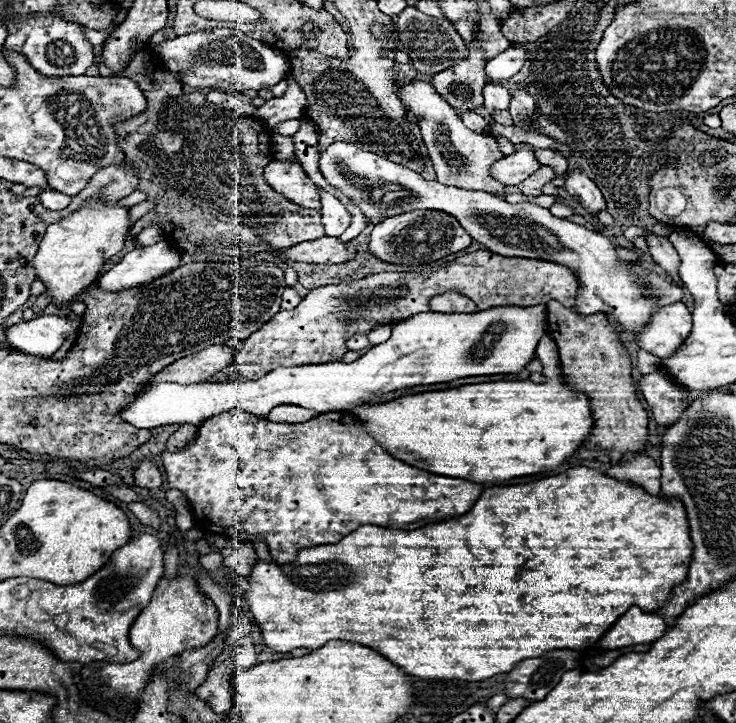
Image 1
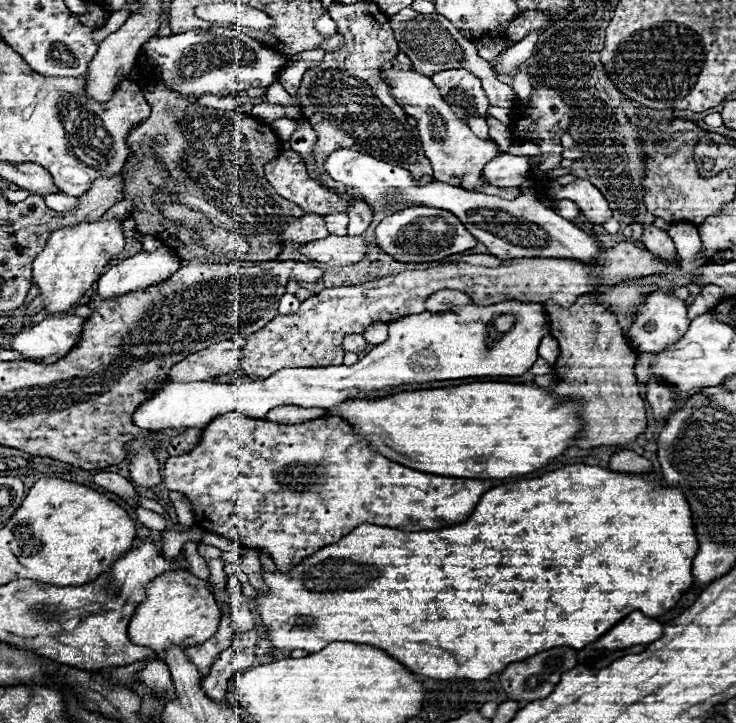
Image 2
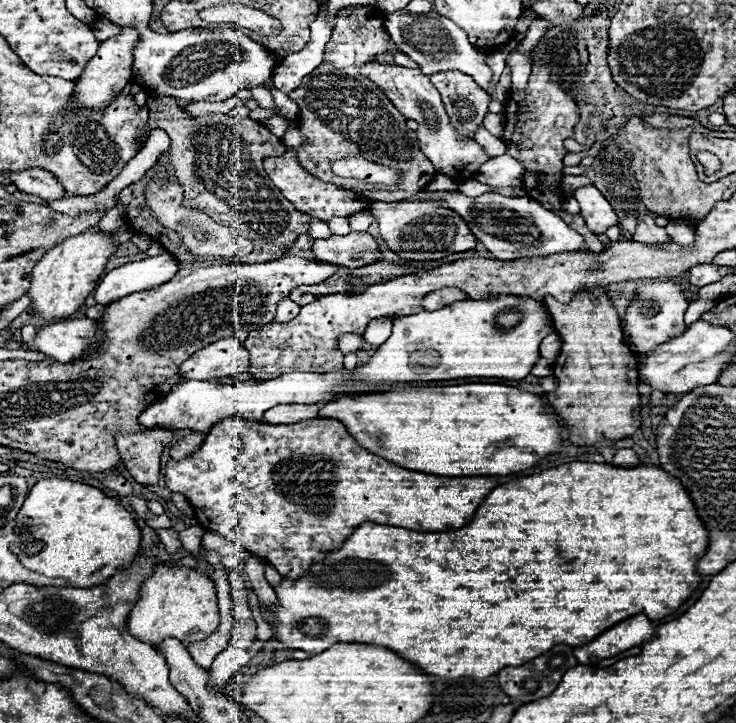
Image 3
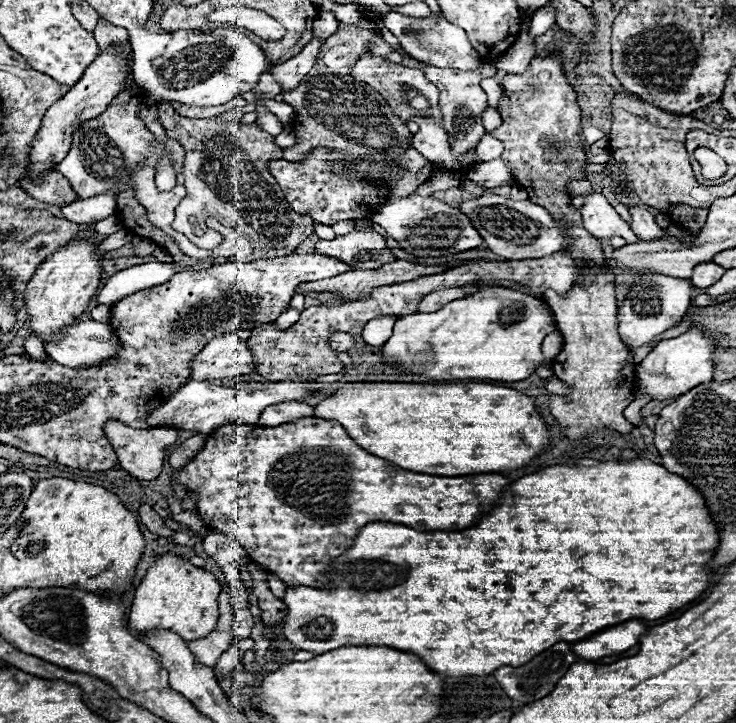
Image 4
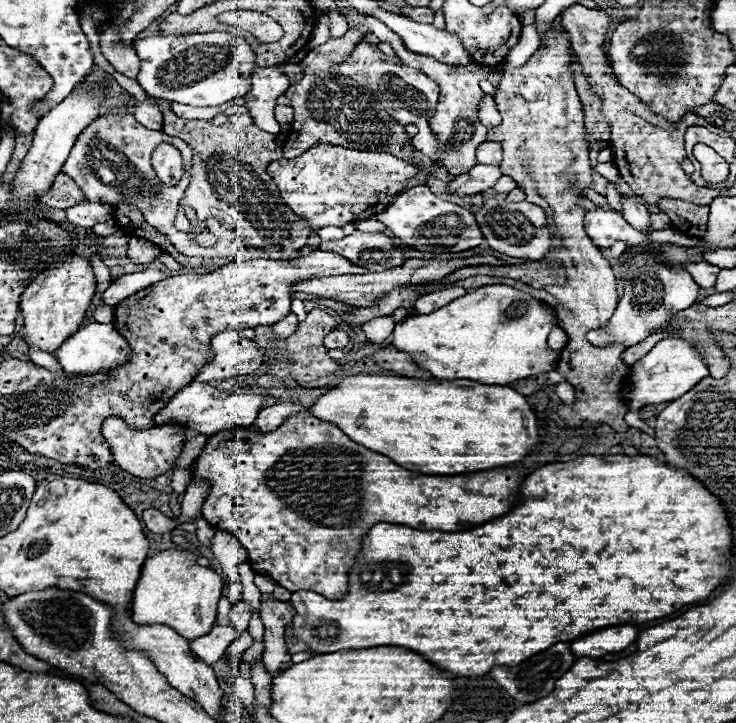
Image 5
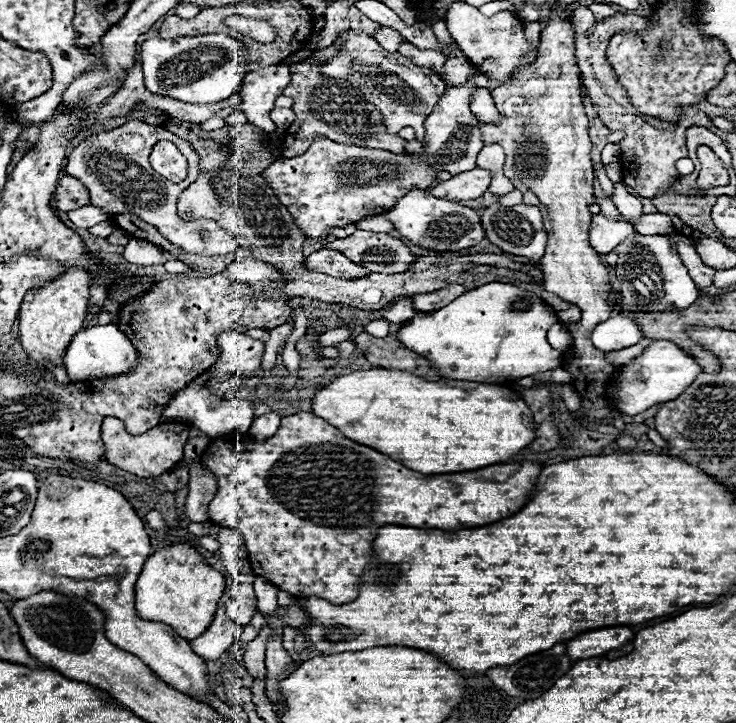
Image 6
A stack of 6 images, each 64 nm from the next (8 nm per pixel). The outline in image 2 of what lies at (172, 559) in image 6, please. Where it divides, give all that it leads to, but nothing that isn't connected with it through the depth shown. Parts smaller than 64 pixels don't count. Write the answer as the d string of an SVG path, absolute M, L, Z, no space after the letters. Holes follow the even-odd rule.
M164 572L148 586L146 602L132 616L128 636L138 646L148 646L156 658L162 658L170 646L198 646L216 632L220 624L220 608L206 584L190 572Z

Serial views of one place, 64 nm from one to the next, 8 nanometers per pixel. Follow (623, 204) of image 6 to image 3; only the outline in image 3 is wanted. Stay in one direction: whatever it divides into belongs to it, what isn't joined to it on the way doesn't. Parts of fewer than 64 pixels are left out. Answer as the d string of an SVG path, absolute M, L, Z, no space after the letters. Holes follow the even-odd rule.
M640 216L638 218L638 228L636 228L634 240L644 242L648 246L664 246L664 244L670 242L666 230L656 226L654 218L650 218L650 216Z

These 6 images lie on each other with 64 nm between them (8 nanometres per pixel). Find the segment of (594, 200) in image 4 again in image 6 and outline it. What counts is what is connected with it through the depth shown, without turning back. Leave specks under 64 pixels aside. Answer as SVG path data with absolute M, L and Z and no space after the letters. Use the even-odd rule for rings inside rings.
M594 214L590 222L590 244L598 254L612 252L624 238L634 236L636 230L628 222L608 218L604 214Z

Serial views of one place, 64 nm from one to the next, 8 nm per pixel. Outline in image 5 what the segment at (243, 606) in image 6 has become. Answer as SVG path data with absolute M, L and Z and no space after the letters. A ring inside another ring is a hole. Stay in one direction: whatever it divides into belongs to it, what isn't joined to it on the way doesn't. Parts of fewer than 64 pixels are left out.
M240 600L240 602L234 602L232 604L232 610L230 610L230 618L232 618L232 624L236 628L238 634L244 634L248 630L248 620L252 616L252 608L248 602Z

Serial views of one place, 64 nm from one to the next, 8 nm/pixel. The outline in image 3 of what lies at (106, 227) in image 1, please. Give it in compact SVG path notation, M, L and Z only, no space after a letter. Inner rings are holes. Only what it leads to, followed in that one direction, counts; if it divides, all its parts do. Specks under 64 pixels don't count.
M100 228L84 230L50 248L32 270L32 286L28 292L32 296L36 314L42 316L44 322L48 324L48 322L64 320L66 316L78 312L78 308L96 288L100 274L106 268L106 262L116 250L118 250L118 244L114 240L114 234L104 232Z

